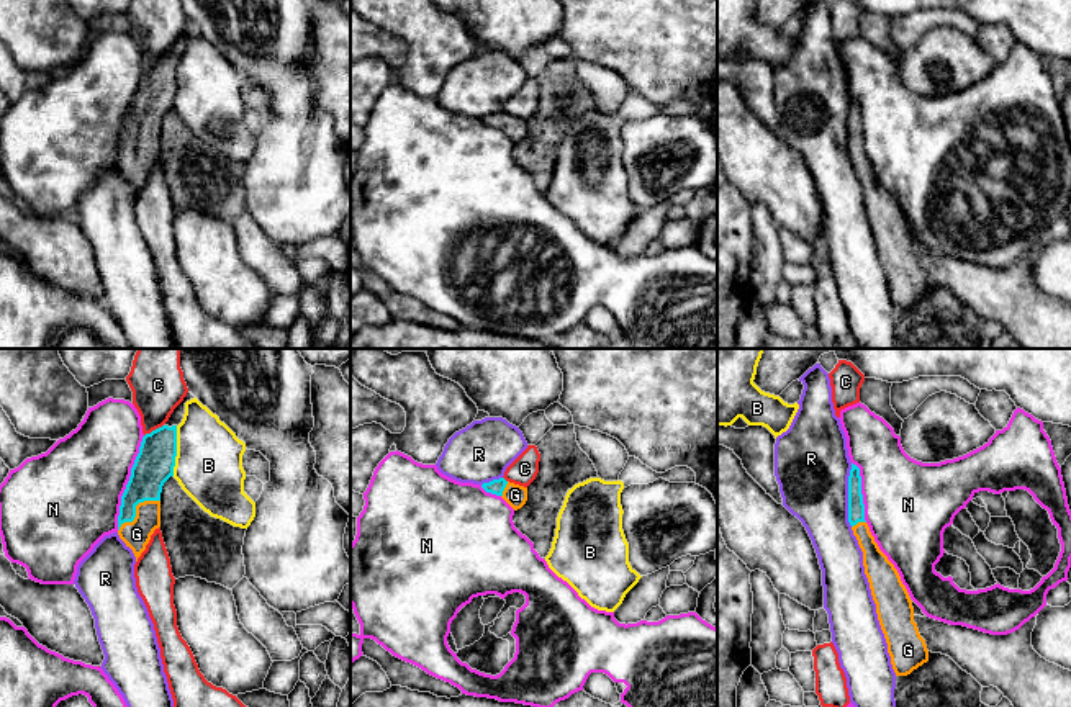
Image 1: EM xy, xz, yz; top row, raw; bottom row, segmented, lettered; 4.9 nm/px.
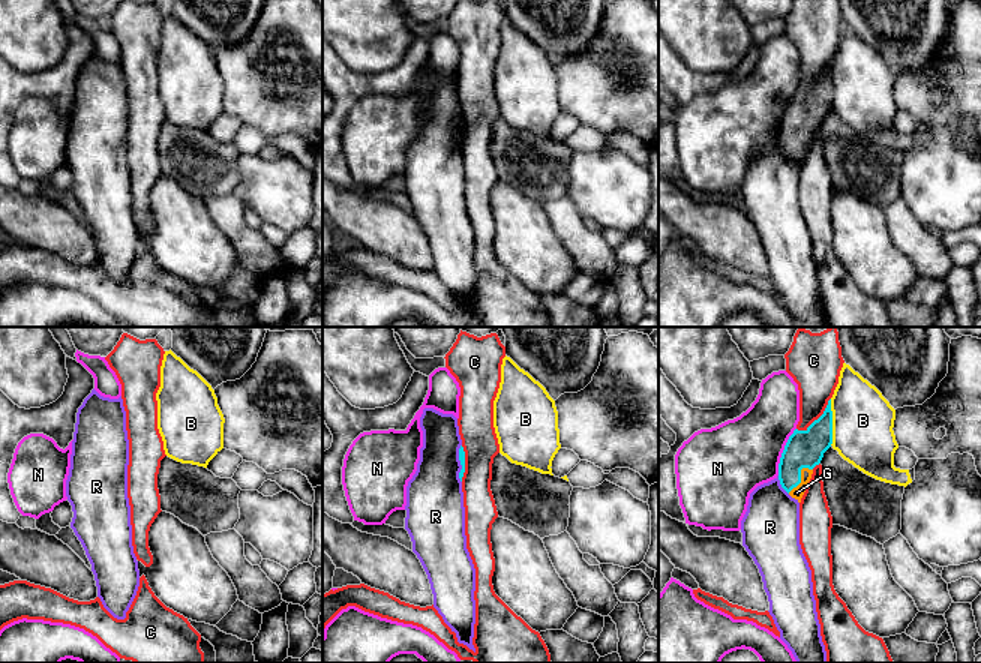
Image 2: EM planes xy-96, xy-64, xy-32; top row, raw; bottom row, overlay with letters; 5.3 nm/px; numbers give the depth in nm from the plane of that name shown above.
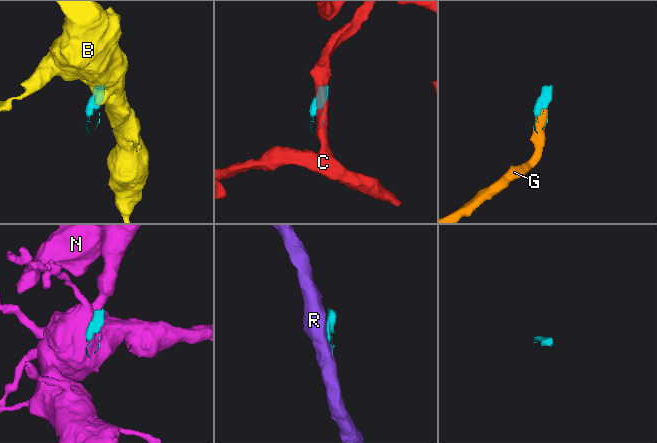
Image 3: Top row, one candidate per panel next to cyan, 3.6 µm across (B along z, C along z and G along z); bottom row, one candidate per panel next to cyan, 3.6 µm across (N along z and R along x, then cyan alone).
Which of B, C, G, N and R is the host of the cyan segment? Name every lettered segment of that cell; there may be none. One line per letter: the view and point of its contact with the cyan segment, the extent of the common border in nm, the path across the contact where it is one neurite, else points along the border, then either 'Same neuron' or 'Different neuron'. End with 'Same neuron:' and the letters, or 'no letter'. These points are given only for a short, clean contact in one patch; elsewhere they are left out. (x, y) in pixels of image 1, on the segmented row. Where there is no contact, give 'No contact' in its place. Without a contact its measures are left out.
B: Touches cyan at xy (176, 450). Shared border 240 nm. Boundary: xy (177, 426), (177, 455), (172, 475). Different neuron
C: Touches cyan at xy (153, 431). Shared border 110 nm. Different neuron
G: Touches cyan at xy (135, 509). Shared border 260 nm. Path across: xy (154, 463), (141, 501), (135, 509), (136, 534). Same neuron
N: Touches cyan at xy (128, 483). Shared border 480 nm. Different neuron
R: Touches cyan at yz (849, 495). Shared border 320 nm. Different neuron
Same neuron: G

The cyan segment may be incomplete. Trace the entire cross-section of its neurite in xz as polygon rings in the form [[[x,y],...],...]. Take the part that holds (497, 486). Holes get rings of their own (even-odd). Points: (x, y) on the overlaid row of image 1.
[[[504,478],[483,483],[486,493],[501,496],[514,511],[521,509],[527,501],[527,488],[506,481]]]

